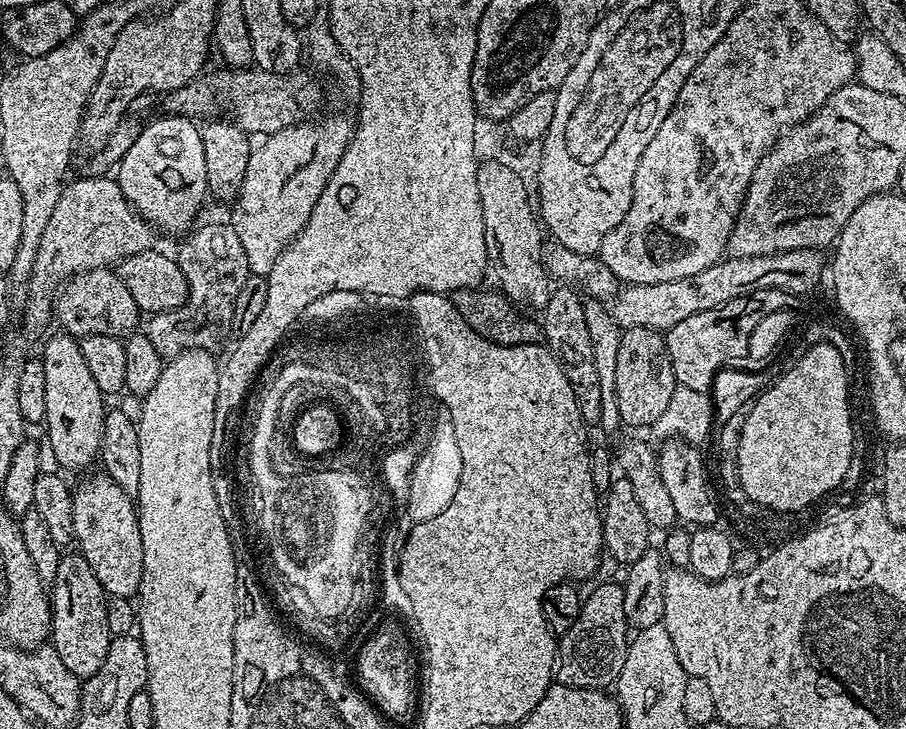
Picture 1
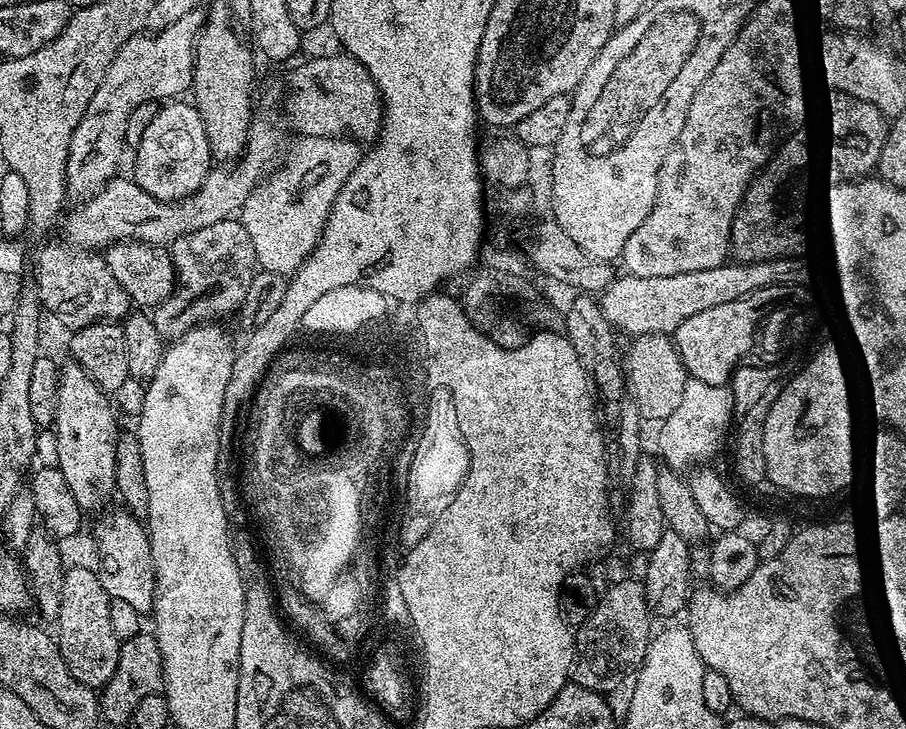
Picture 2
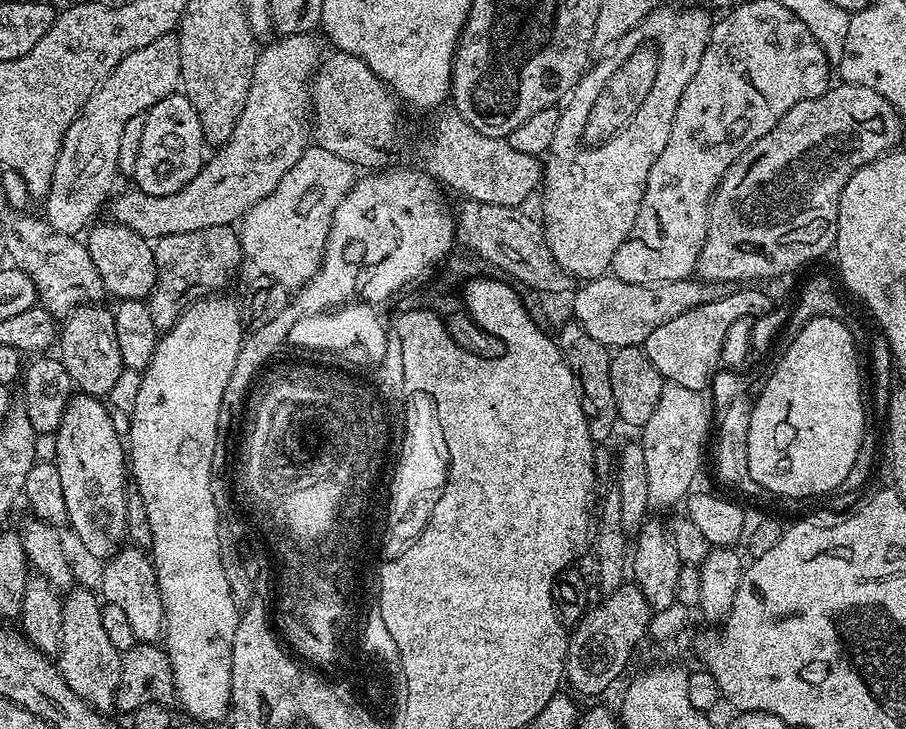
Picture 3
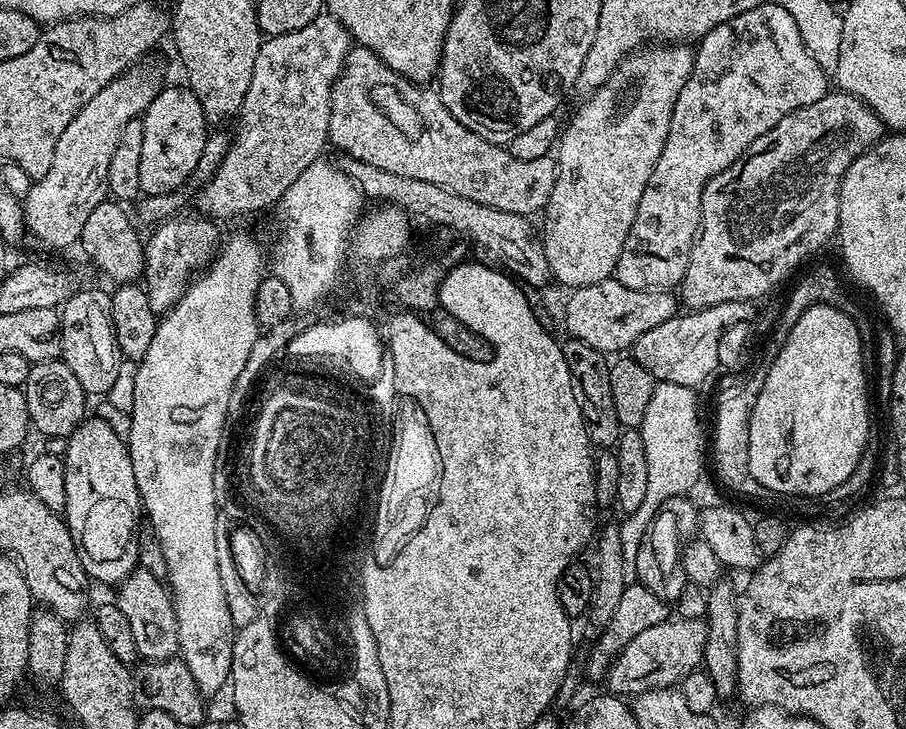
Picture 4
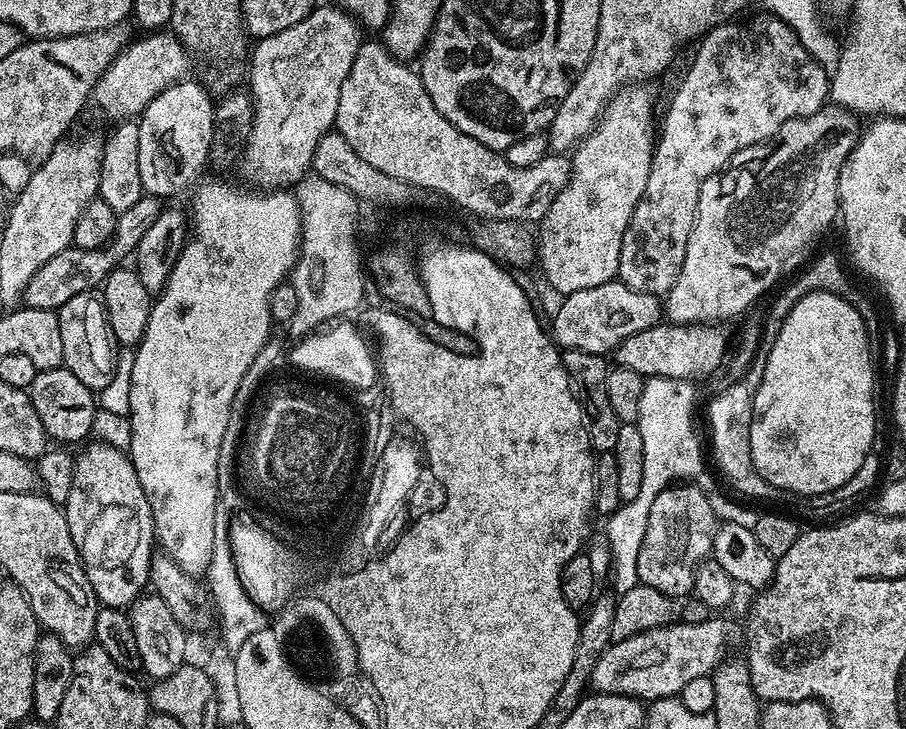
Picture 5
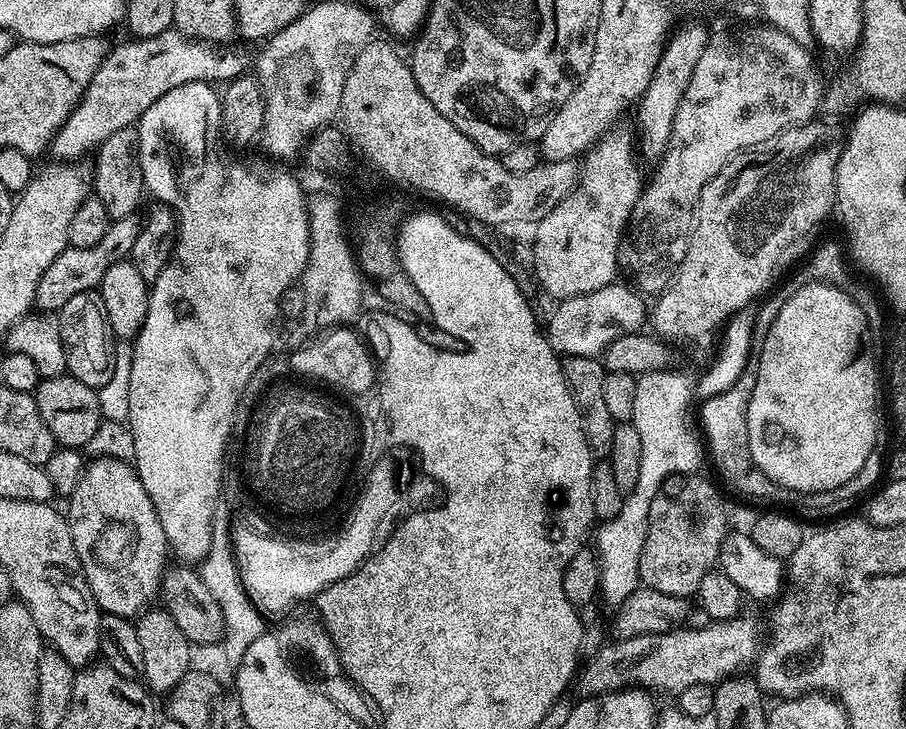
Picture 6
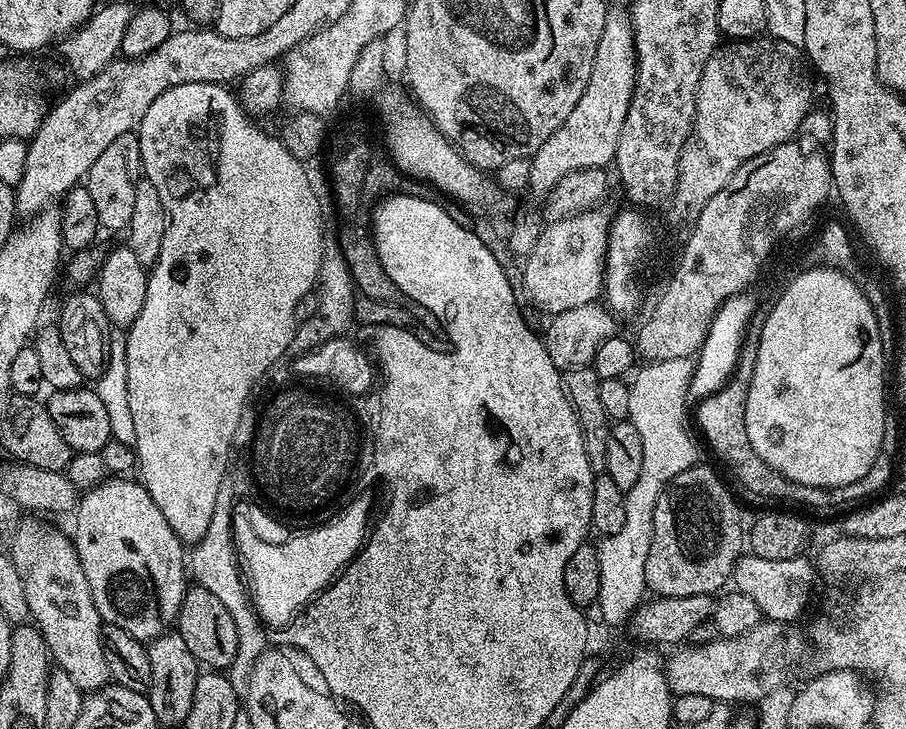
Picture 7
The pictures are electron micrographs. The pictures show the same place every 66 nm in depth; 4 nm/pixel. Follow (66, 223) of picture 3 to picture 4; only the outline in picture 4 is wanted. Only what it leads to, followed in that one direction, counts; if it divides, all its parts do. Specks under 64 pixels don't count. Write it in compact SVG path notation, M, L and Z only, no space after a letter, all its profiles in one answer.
M133 66L128 71L123 72L117 80L112 80L62 130L58 138L58 146L54 146L54 163L50 170L42 179L33 183L28 196L23 200L24 222L27 231L32 234L33 238L40 244L45 244L48 248L68 248L77 243L82 234L82 226L86 226L86 218L90 218L94 206L98 206L106 198L108 192L108 175L110 174L110 158L114 155L114 149L118 147L118 138L122 135L122 129L126 127L126 122L143 117L148 111L150 102L154 102L156 93L160 91L161 81L156 81L156 76L144 66Z

